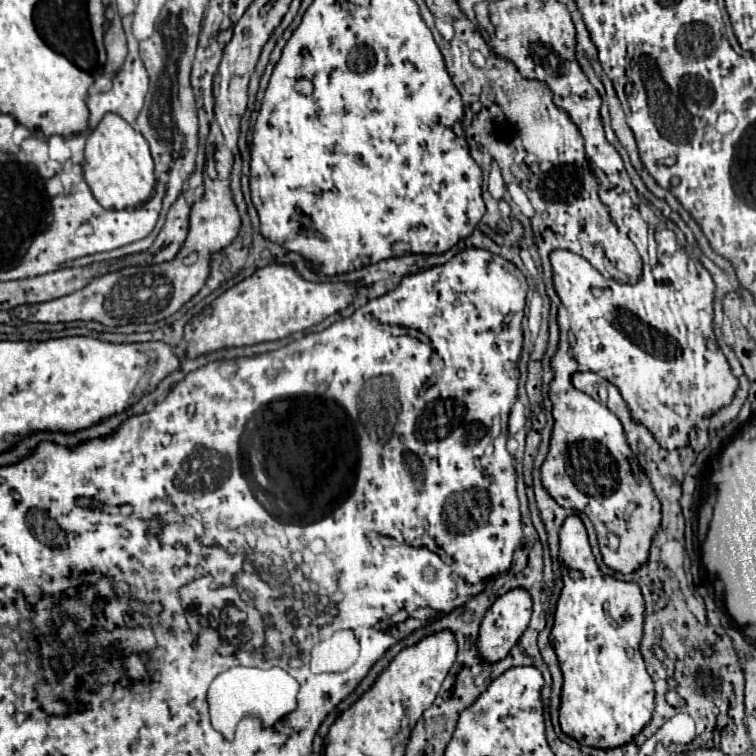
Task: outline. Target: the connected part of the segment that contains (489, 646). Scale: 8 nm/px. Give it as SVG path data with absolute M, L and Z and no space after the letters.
M521 588L509 590L507 594L503 594L501 598L497 598L491 604L491 608L485 612L485 618L483 618L481 630L479 630L479 638L477 638L477 650L479 650L481 658L485 658L485 662L499 662L517 644L517 640L521 638L521 634L525 632L525 628L529 624L531 604L533 604L531 596Z

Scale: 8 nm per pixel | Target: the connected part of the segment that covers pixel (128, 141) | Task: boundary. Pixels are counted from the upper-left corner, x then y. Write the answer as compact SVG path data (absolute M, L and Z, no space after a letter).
M105 114L97 130L93 130L87 138L83 174L95 200L103 208L121 210L129 206L139 206L151 198L155 186L153 158L147 140L117 114Z

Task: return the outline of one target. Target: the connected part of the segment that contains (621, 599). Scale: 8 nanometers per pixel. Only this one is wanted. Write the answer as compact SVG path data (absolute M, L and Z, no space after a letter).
M579 516L565 518L559 534L563 590L549 640L563 672L559 724L581 746L617 748L629 742L653 714L653 680L639 652L645 602L635 582L605 576L591 554Z

